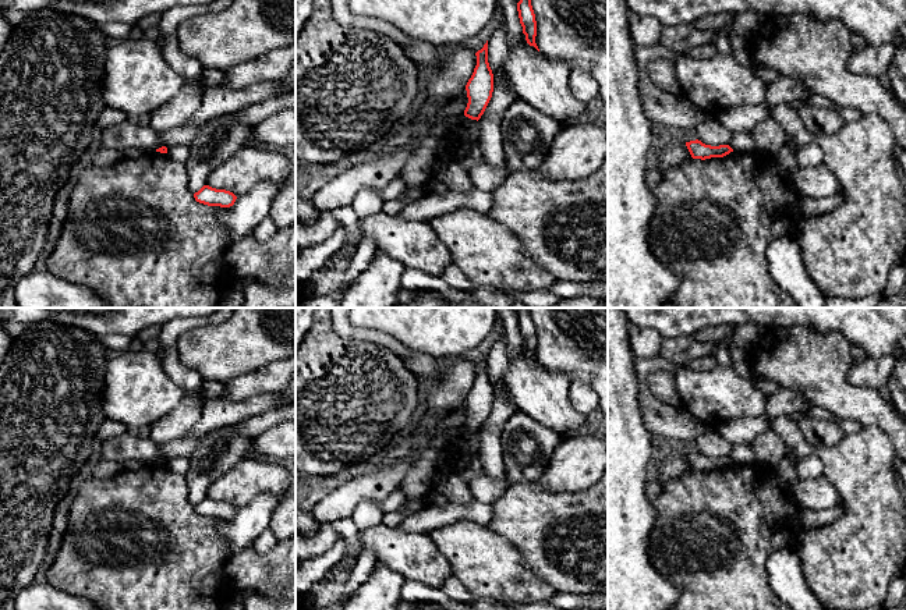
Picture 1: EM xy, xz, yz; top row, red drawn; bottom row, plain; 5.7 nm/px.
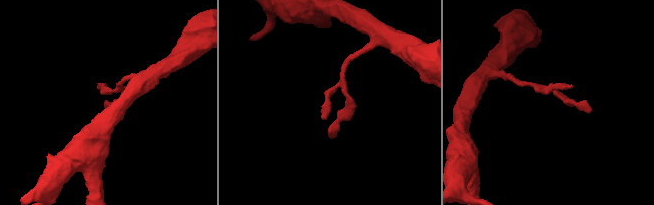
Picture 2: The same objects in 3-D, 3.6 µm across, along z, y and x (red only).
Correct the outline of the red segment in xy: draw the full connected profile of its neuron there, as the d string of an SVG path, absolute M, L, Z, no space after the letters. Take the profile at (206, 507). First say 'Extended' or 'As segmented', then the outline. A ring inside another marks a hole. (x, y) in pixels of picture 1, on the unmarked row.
As segmented. M204 497L194 506L197 514L208 518L230 519L234 517L237 508L226 501L216 501L209 497Z

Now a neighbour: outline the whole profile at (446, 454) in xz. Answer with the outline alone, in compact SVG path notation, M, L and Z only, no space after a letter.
M440 443L436 446L436 451L438 451L436 467L439 469L449 469L456 460L456 451L453 446L447 443Z

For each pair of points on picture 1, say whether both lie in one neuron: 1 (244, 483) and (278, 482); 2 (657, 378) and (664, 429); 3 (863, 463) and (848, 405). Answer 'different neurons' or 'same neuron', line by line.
1: same neuron
2: different neurons
3: different neurons

